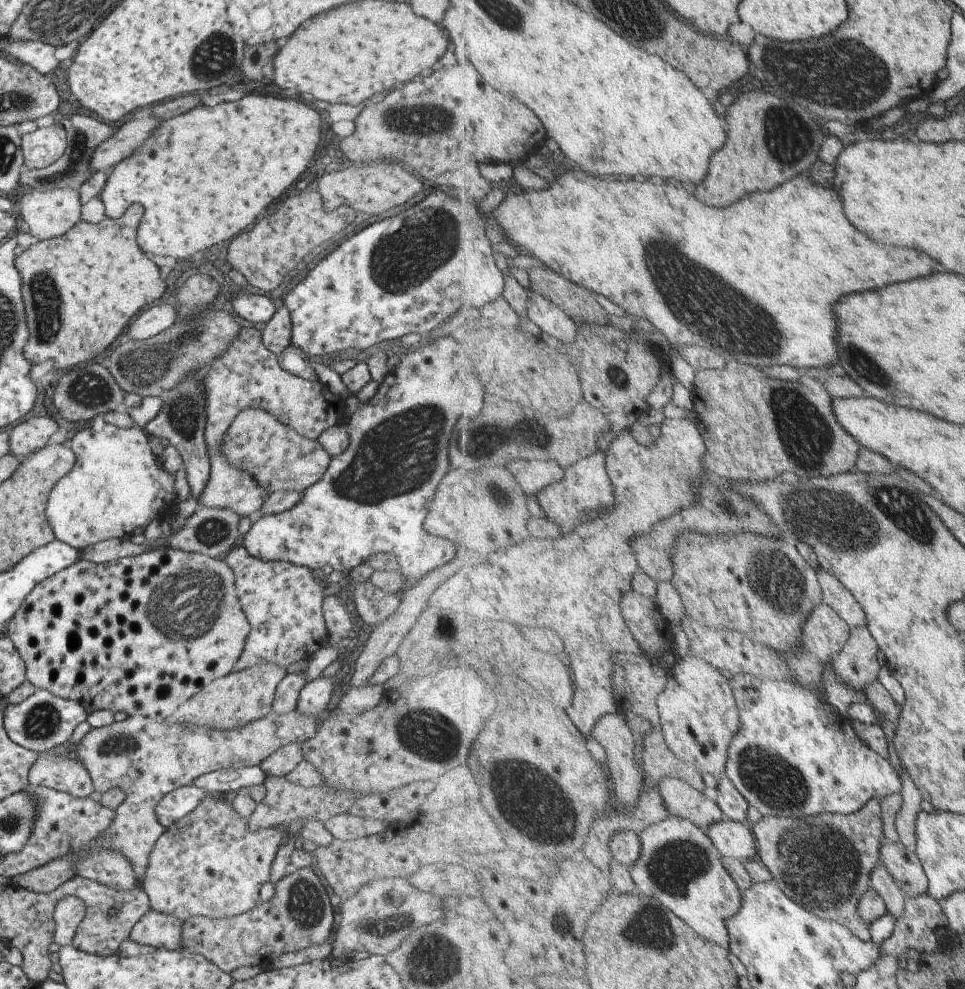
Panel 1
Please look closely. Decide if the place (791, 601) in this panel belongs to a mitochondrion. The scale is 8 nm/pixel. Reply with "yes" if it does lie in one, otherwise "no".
yes

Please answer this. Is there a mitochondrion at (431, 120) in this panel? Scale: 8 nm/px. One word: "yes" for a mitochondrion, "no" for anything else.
yes

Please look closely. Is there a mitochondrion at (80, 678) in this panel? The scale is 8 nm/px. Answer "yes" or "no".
no

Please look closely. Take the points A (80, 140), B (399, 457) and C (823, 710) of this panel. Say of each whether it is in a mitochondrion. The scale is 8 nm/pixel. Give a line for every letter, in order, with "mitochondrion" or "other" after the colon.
A: mitochondrion
B: mitochondrion
C: other

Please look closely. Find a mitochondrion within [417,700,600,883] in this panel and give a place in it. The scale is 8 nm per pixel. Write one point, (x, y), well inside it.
(547, 808)

